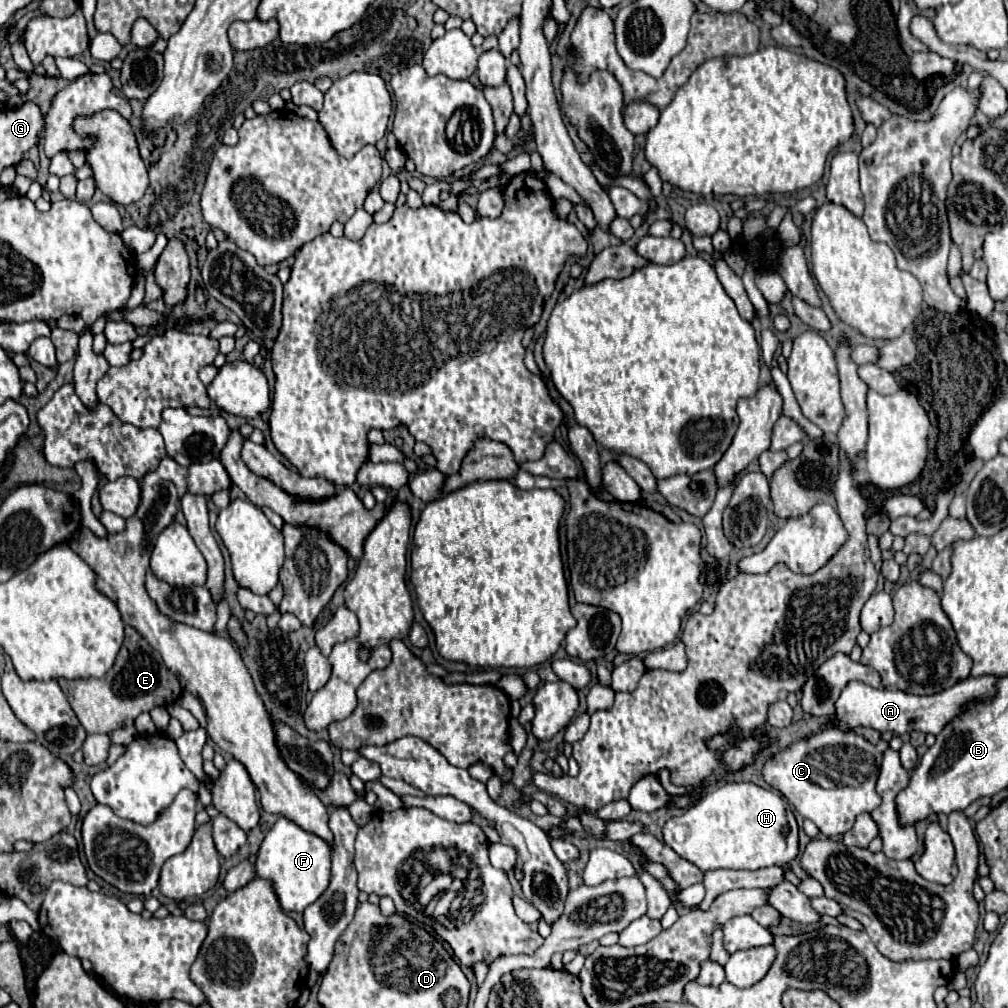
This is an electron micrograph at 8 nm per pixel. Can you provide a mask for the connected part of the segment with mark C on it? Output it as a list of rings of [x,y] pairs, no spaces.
[[[823,730],[809,740],[799,740],[769,758],[763,768],[765,782],[779,790],[803,818],[815,822],[827,838],[845,834],[859,814],[871,812],[881,804],[881,796],[875,792],[877,776],[875,746],[863,736],[843,730]]]

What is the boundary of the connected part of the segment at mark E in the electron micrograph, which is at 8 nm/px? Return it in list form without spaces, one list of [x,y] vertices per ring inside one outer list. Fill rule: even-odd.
[[[125,626],[123,648],[119,650],[113,668],[103,678],[59,678],[59,686],[87,734],[111,734],[123,726],[131,726],[141,712],[149,712],[155,706],[169,706],[183,694],[179,680],[171,676],[161,654],[155,652],[151,644],[147,644],[147,640],[131,626]]]

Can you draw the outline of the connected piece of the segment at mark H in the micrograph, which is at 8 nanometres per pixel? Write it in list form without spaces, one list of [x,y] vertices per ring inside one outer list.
[[[729,782],[709,792],[683,814],[667,820],[663,840],[701,870],[757,870],[789,864],[799,854],[797,820],[789,804],[779,792],[751,782]]]

